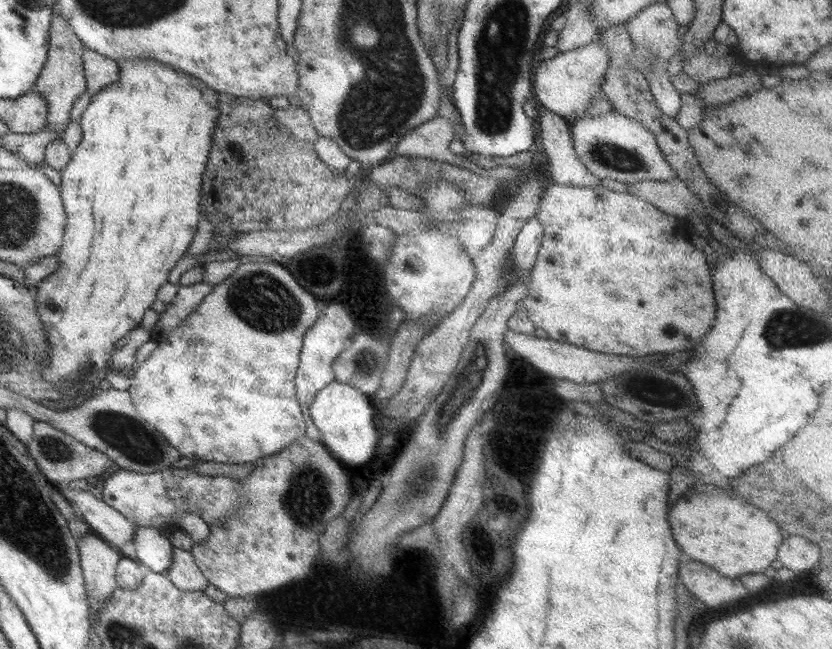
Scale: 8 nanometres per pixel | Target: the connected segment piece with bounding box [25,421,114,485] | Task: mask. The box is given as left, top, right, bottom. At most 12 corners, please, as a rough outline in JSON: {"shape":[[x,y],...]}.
{"shape":[[46,422],[25,447],[54,485],[114,469],[107,455]]}

